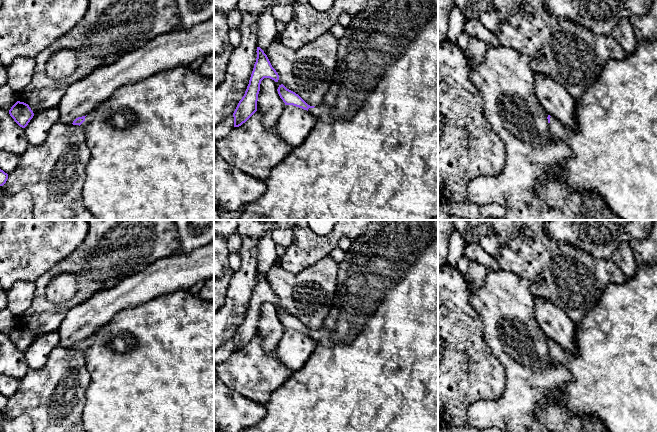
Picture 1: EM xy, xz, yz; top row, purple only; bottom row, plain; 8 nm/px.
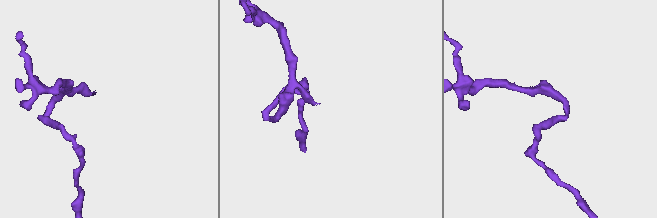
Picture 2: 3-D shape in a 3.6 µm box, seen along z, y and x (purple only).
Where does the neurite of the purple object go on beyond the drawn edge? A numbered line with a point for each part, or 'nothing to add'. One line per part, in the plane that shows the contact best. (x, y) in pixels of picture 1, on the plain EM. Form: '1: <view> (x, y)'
1: xy (152, 366)

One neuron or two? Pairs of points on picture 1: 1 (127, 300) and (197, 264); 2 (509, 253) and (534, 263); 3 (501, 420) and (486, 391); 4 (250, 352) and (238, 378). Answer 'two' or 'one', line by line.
1: one
2: one
3: two
4: one

